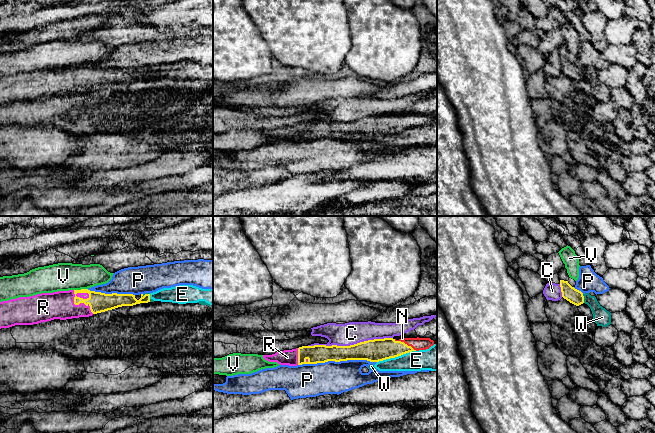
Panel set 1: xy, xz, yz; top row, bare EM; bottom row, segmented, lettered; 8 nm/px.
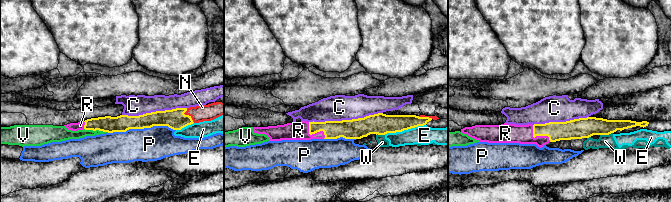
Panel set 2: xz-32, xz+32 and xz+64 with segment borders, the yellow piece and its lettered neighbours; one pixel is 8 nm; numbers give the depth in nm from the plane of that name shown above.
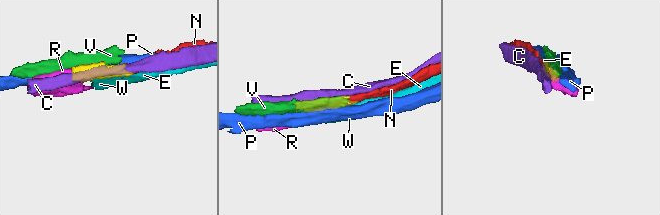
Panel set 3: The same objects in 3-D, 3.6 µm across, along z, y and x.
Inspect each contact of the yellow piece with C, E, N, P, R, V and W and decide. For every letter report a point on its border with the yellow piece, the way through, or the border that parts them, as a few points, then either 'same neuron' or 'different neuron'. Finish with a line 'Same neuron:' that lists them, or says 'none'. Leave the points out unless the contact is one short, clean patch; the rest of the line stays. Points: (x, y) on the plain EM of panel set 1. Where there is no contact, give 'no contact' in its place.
C: contact xz (350, 121); different neuron
E: contact xz (396, 132); border xz (415, 126), (377, 138); different neuron
N: contact xz (404, 119); way xz (376, 126), (397, 124), (404, 119), (417, 120); same neuron
P: contact xz (337, 137); different neuron
R: contact xy (79, 79); way xy (99, 78), (79, 79), (60, 81); same neuron
V: contact xy (81, 65); different neuron
W: contact yz (583, 74); border yz (582, 70), (584, 78); different neuron
Same neuron: N, R

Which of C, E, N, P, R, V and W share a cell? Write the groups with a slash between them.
C / E W / N R / P / V

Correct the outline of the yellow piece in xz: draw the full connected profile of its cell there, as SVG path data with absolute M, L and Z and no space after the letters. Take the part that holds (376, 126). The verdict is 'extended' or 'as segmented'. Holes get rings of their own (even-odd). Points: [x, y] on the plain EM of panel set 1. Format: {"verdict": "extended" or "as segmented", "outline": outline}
{"verdict": "extended", "outline": "M417 113L399 116L384 114L368 116L350 122L302 122L292 126L279 127L272 131L263 131L263 134L269 138L289 142L347 136L379 138L412 127L426 126L433 121L434 117L430 114Z"}

